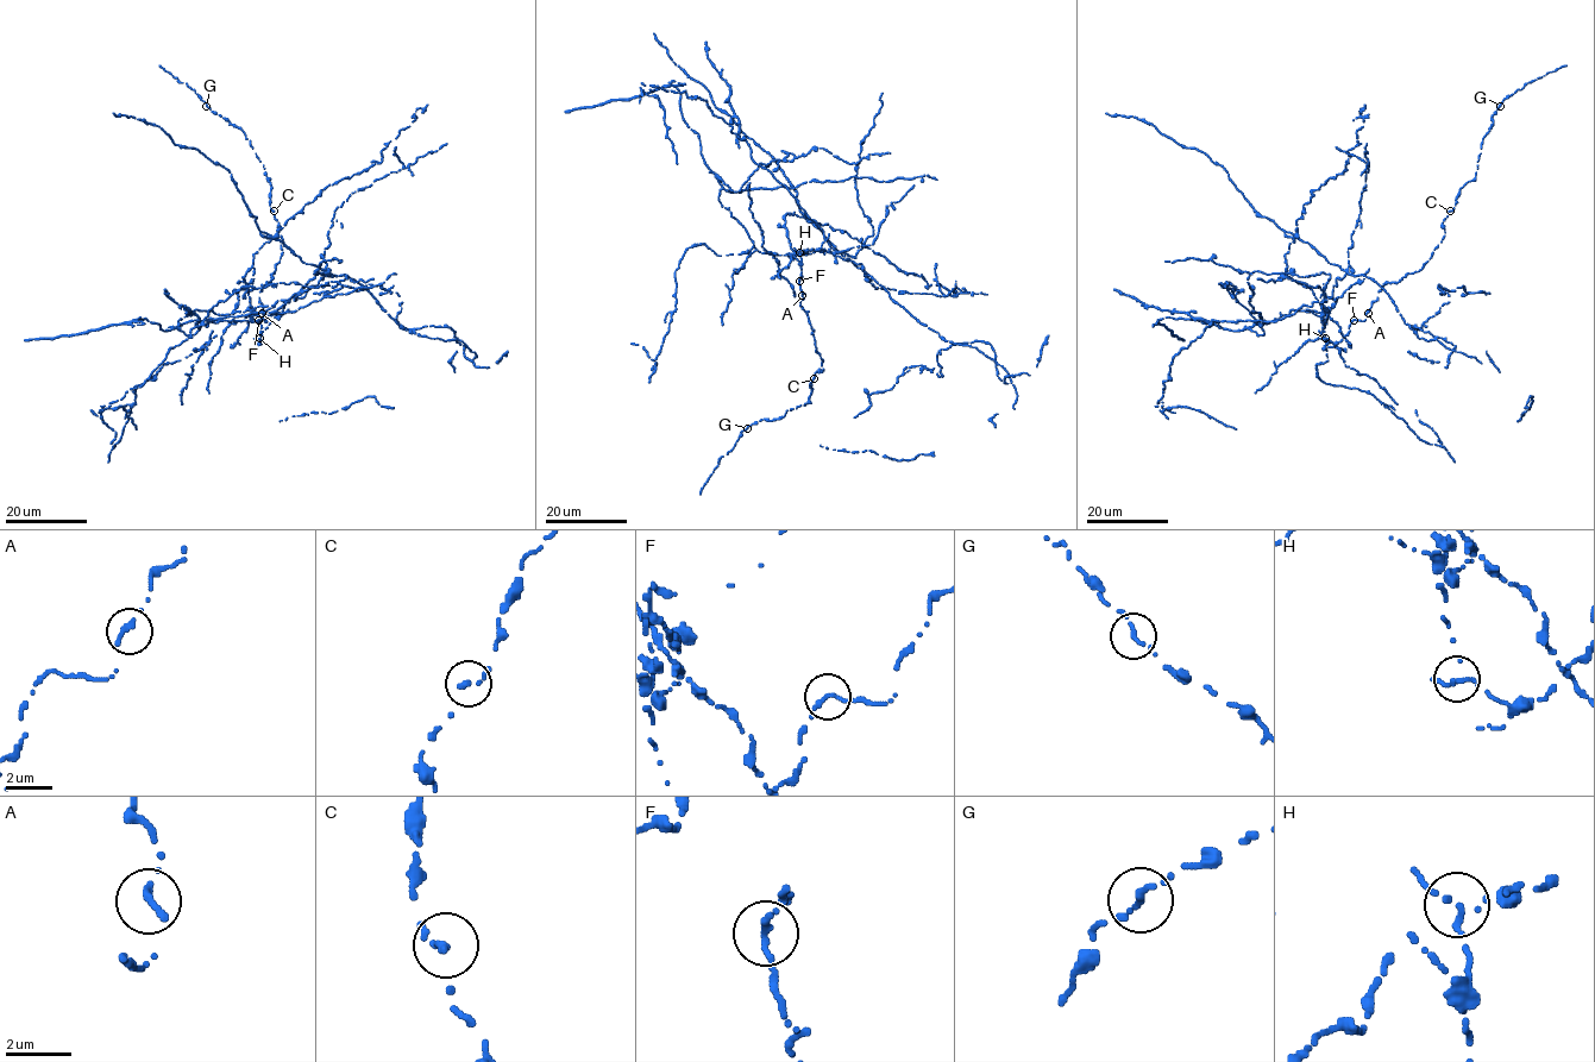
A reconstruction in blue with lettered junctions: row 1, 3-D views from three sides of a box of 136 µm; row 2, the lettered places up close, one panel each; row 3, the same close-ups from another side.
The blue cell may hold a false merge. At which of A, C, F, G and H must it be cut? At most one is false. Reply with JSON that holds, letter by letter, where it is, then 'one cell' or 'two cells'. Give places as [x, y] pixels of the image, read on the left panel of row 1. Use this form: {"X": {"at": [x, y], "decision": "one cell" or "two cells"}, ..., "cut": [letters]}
{"A": {"at": [262, 313], "decision": "one cell"}, "C": {"at": [274, 211], "decision": "one cell"}, "F": {"at": [258, 320], "decision": "one cell"}, "G": {"at": [206, 106], "decision": "one cell"}, "H": {"at": [259, 338], "decision": "two cells"}, "cut": ["H"]}

